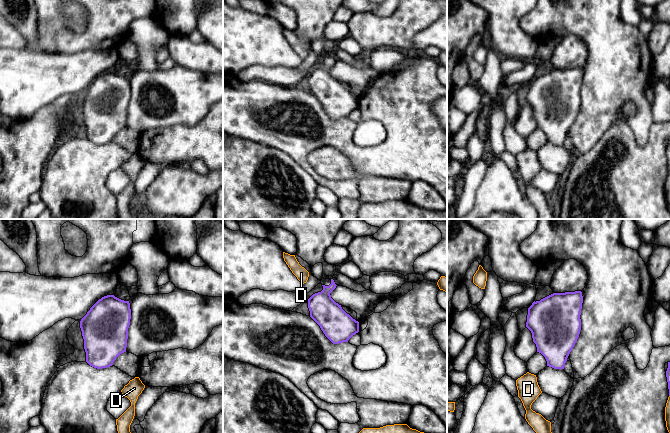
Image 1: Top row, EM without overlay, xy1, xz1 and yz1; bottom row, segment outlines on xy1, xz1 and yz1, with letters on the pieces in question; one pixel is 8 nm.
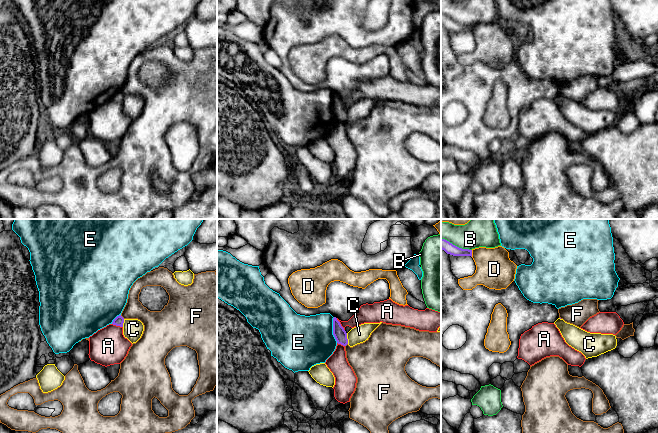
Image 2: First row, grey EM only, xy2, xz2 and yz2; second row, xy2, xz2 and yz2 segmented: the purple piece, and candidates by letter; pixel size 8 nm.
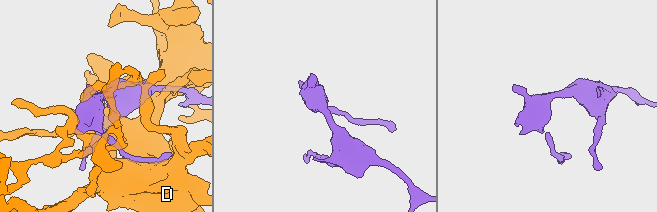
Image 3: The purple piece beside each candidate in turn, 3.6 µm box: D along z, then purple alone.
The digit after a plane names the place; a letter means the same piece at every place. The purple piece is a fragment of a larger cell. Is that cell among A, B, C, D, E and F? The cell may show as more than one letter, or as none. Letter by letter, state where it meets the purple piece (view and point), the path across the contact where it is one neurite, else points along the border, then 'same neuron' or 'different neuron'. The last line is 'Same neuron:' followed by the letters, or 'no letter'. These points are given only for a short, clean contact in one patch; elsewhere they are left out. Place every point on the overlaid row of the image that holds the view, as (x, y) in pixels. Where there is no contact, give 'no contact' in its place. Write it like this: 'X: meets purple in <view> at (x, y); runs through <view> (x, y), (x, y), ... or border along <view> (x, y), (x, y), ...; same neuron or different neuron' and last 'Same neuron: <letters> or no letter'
A: meets purple in xz2 at (340, 324); border along xz2 (336, 318), (344, 330); different neuron
B: meets purple in yz2 at (456, 246); different neuron
C: meets purple in xz2 at (346, 338); border along xz2 (346, 333), (348, 343); different neuron
D: meets purple in yz2 at (471, 253); different neuron
E: meets purple in xz2 at (333, 330); different neuron
F: meets purple in xy2 at (121, 316); border along xy2 (120, 315), (124, 318); different neuron
Same neuron: no letter

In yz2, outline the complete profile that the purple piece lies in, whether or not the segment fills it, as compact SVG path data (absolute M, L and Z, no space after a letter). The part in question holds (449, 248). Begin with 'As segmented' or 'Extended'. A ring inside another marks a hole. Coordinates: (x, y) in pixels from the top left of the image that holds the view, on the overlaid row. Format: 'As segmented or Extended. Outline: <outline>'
As segmented. Outline: M441 238L441 249L444 250L447 254L453 256L471 256L472 250L459 248L449 241Z

